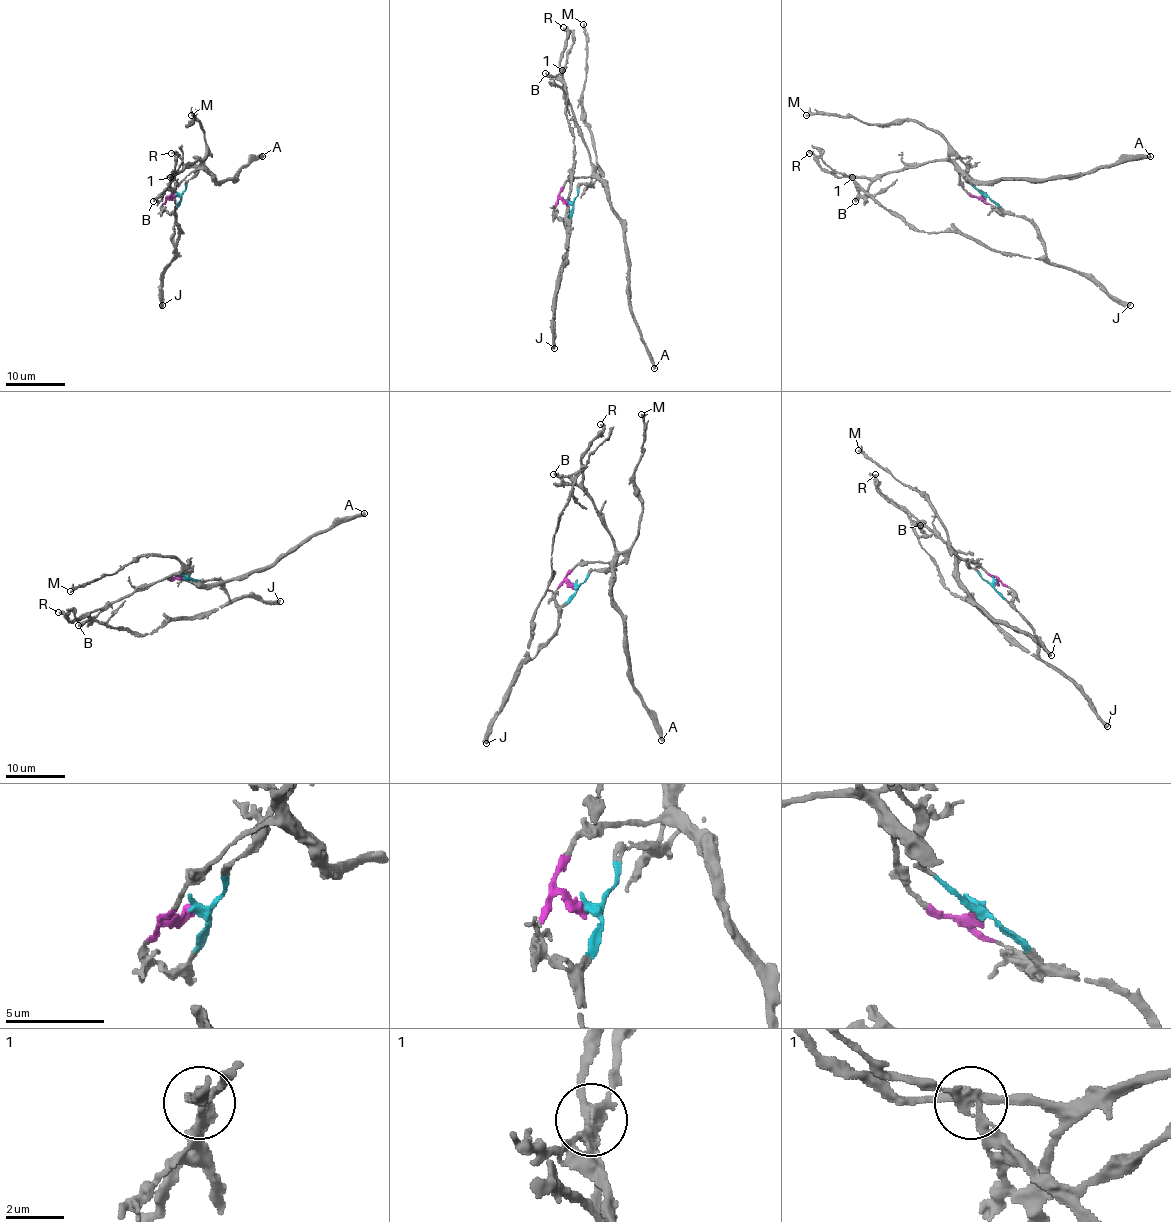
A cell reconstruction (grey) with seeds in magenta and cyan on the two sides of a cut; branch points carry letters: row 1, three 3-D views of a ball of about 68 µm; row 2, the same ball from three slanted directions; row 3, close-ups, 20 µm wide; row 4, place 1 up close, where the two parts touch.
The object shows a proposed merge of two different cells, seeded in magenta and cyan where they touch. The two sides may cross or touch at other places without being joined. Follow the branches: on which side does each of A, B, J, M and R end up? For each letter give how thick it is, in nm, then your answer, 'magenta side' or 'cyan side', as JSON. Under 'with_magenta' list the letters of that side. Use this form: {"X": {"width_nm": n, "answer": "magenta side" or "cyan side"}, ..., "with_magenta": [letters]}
{"A": {"width_nm": 440, "answer": "magenta side"}, "B": {"width_nm": 320, "answer": "cyan side"}, "J": {"width_nm": 550, "answer": "cyan side"}, "M": {"width_nm": 190, "answer": "magenta side"}, "R": {"width_nm": 360, "answer": "magenta side"}, "with_magenta": ["A", "M", "R"]}

